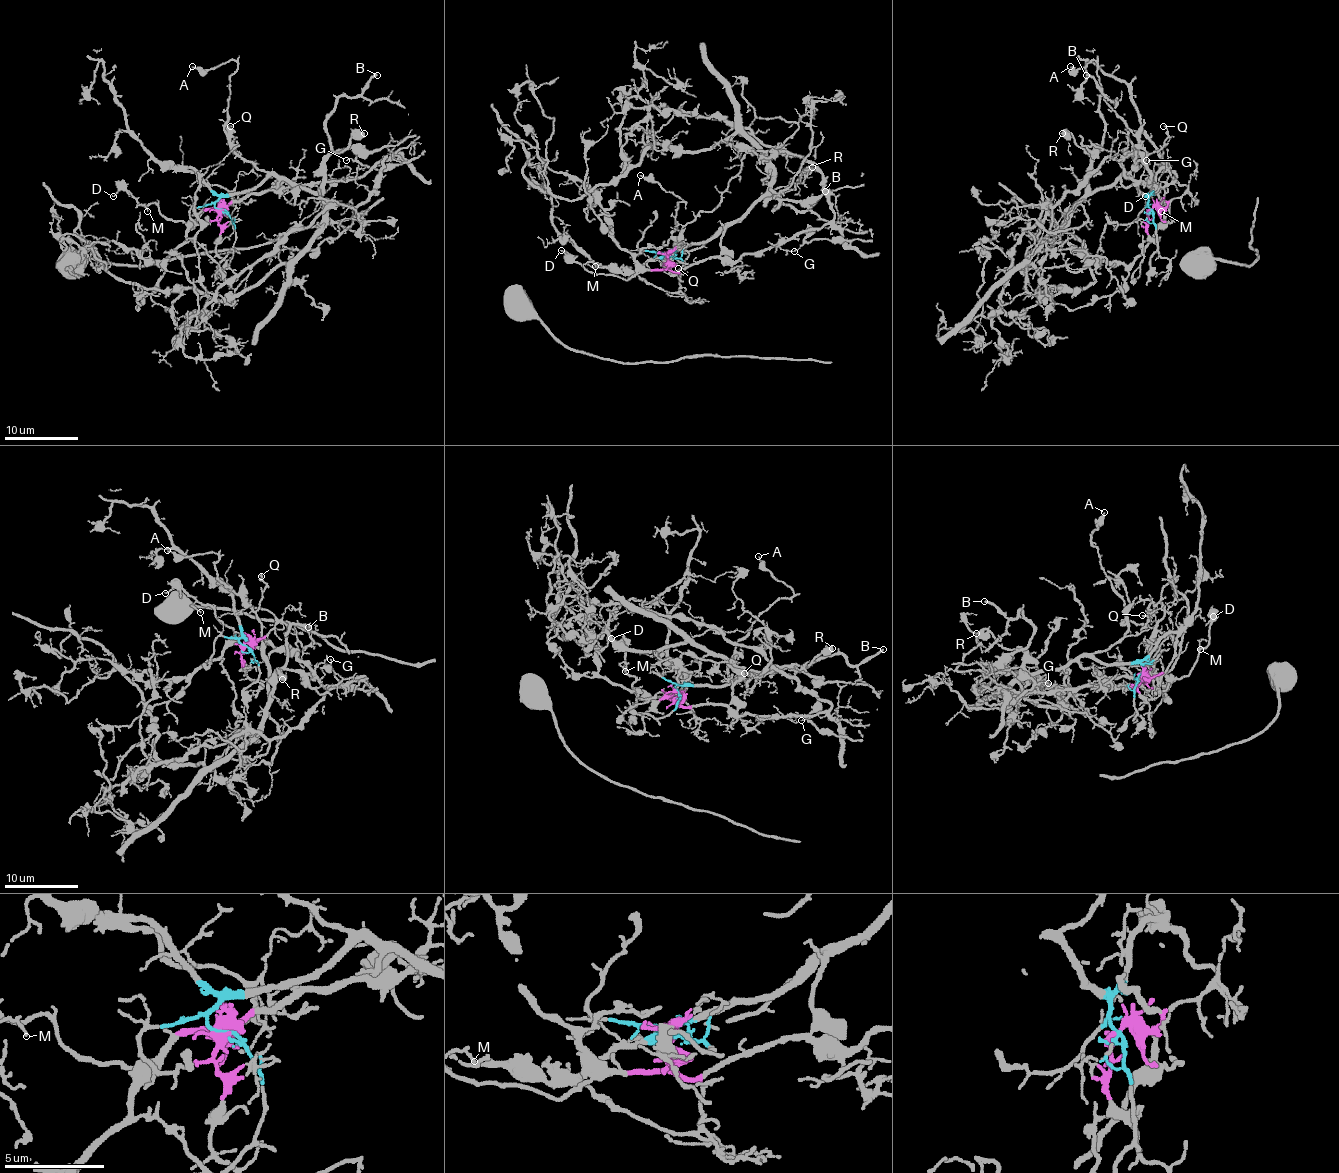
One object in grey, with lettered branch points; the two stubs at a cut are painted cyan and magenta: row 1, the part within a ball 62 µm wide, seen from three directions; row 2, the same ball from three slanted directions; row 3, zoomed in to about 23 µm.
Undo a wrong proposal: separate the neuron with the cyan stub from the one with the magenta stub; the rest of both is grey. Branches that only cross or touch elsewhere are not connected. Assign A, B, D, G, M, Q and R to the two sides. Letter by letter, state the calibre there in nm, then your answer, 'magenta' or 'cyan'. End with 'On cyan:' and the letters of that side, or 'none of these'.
A: calibre 130 nm; cyan
B: calibre 220 nm; cyan
D: calibre 110 nm; magenta
G: calibre 70 nm; magenta
M: calibre 110 nm; magenta
Q: calibre 130 nm; cyan
R: calibre 500 nm; cyan
On cyan: A, B, Q, R

